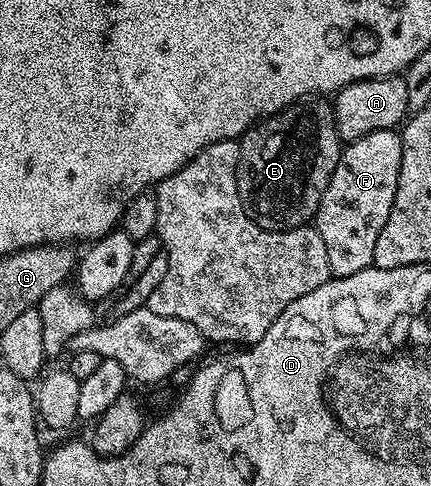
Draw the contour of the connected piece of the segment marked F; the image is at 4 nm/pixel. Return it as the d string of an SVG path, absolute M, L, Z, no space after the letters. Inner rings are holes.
M395 130L366 133L366 137L351 140L341 150L340 160L330 177L330 185L316 210L314 226L326 245L326 261L335 278L350 277L374 264L374 244L390 209L394 205L394 193L398 189L398 169L402 165L402 141Z

